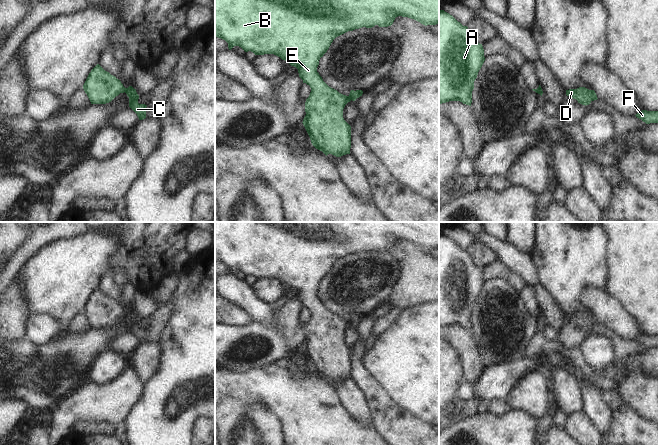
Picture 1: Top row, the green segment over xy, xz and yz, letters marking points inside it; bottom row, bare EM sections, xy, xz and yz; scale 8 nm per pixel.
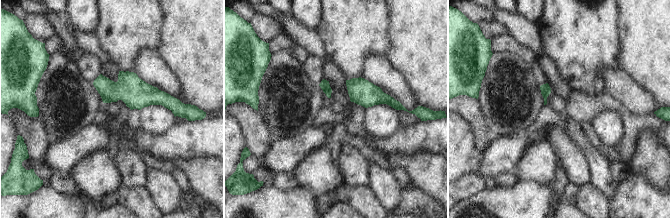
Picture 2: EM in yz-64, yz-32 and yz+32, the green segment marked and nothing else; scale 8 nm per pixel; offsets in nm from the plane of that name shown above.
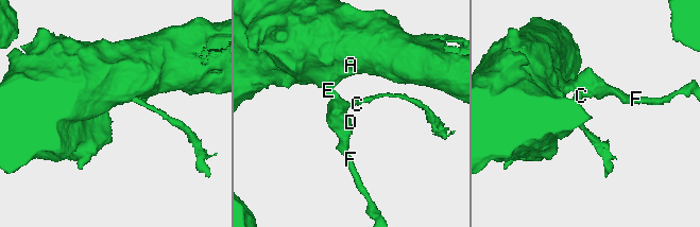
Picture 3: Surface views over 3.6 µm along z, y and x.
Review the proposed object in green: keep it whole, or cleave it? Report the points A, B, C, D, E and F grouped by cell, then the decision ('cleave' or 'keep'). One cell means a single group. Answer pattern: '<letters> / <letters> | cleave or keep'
A B D E F / C | cleave

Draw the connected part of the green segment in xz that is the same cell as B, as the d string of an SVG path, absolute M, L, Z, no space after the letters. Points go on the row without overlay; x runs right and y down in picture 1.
M215 222L215 261L225 264L229 274L239 270L255 279L274 278L296 291L303 307L311 312L302 346L311 367L326 380L341 381L350 378L351 350L343 342L343 333L351 324L323 305L317 296L319 284L336 261L362 251L391 250L398 240L414 243L425 250L439 248L439 222Z

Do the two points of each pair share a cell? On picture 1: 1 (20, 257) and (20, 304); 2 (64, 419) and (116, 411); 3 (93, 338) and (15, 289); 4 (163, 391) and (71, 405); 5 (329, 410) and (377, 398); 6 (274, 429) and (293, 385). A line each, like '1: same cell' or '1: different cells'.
1: different cells
2: same cell
3: different cells
4: different cells
5: different cells
6: different cells

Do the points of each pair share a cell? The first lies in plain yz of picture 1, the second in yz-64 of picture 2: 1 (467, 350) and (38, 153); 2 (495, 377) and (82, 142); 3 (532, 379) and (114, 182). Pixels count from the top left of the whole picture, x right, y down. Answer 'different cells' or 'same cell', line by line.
1: same cell
2: same cell
3: same cell

